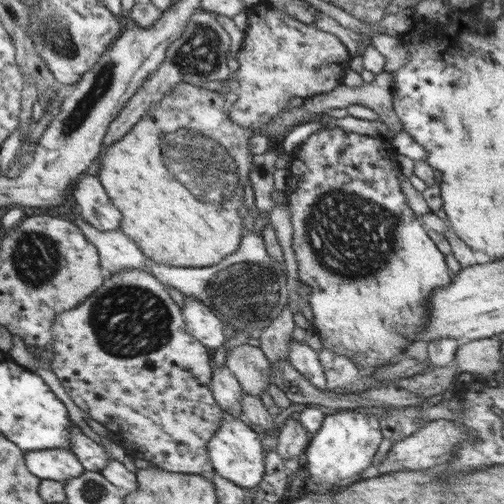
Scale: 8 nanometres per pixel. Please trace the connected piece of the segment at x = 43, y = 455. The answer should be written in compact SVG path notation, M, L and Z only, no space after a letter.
M32 450L24 453L26 468L40 480L56 480L65 483L78 478L85 469L71 450Z

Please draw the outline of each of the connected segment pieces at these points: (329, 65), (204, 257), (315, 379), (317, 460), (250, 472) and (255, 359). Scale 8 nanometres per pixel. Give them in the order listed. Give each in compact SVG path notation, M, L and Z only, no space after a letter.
M270 2L260 3L255 7L246 7L249 25L237 53L238 72L235 86L240 87L240 94L228 105L228 116L234 124L251 130L264 130L272 118L289 108L290 98L308 99L320 93L327 93L343 85L344 74L350 68L352 56L336 35L322 31L312 24L292 18L290 14L274 8Z
M145 114L122 138L120 138L120 140L114 142L114 144L108 145L108 148L100 153L99 181L105 188L111 201L122 214L122 223L120 223L119 228L140 247L140 250L147 258L152 259L156 264L166 263L170 266L184 268L204 268L218 264L223 258L232 254L239 247L243 237L243 228L248 225L248 223L240 218L237 209L245 202L244 186L251 184L251 180L248 179L248 182L242 182L242 176L238 174L238 166L236 166L234 158L232 158L232 156L226 152L226 148L224 148L222 144L218 144L214 138L210 138L210 136L206 136L206 134L202 134L202 132L190 130L190 128L178 128L178 130L174 130L174 132L160 134L160 128L156 128L156 124L152 124L152 118L148 118L148 115Z
M292 339L289 342L288 361L313 385L316 385L320 390L327 389L327 380L321 362L312 347Z
M354 409L326 411L320 430L311 436L305 452L311 480L322 493L334 493L336 487L349 487L364 480L363 470L372 464L382 440L378 416L354 412Z
M224 413L220 432L212 436L208 444L208 456L213 466L213 472L224 480L248 490L258 486L266 474L266 455L262 445L262 435L258 429L251 426L246 417L236 417Z
M236 346L226 353L225 365L241 384L242 391L261 400L263 391L270 385L271 365L260 347Z

